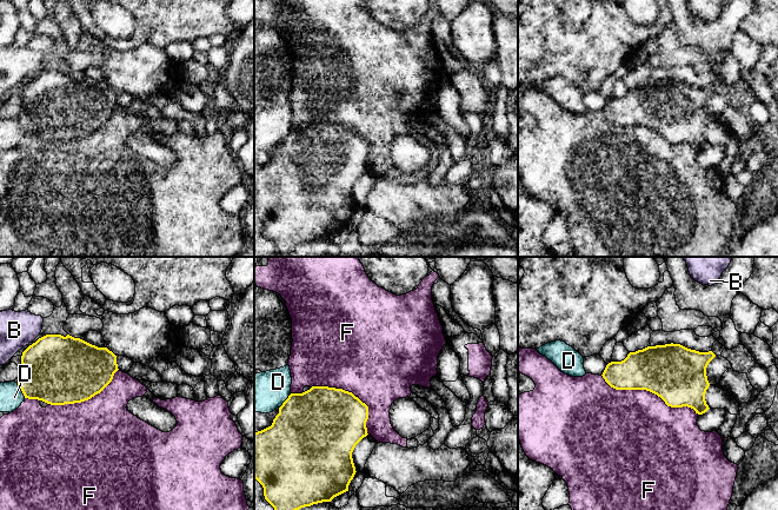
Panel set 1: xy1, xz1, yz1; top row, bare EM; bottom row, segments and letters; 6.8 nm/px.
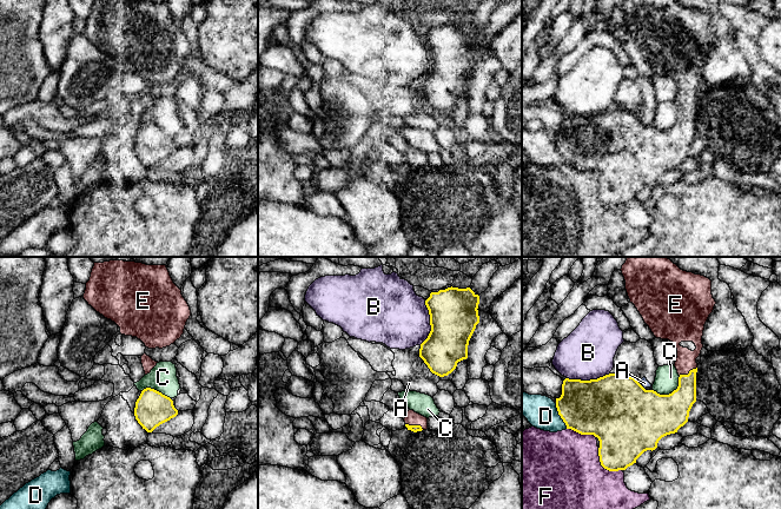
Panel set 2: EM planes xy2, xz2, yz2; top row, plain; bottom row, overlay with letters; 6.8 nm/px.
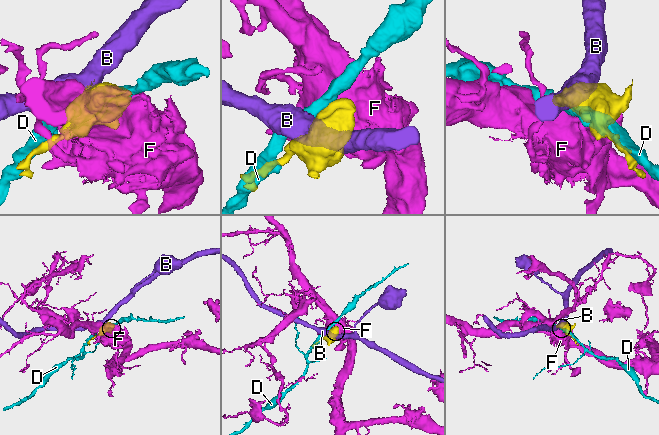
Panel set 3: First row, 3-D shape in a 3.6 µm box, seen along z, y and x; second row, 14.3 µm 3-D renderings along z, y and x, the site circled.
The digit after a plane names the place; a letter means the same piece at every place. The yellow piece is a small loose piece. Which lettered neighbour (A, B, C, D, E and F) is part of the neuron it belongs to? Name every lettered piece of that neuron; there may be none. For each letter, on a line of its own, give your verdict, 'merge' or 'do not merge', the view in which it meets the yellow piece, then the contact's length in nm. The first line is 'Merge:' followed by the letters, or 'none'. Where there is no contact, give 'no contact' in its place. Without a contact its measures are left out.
Merge: E
A: do not merge; contact in yz2; length 40 nm
B: do not merge; contact in xz2; length 300 nm
C: do not merge; contact in yz2; length 220 nm
D: do not merge; contact in yz2; length 190 nm
E: merge; contact in xz2; length 130 nm
F: do not merge; contact in yz1; length 700 nm

